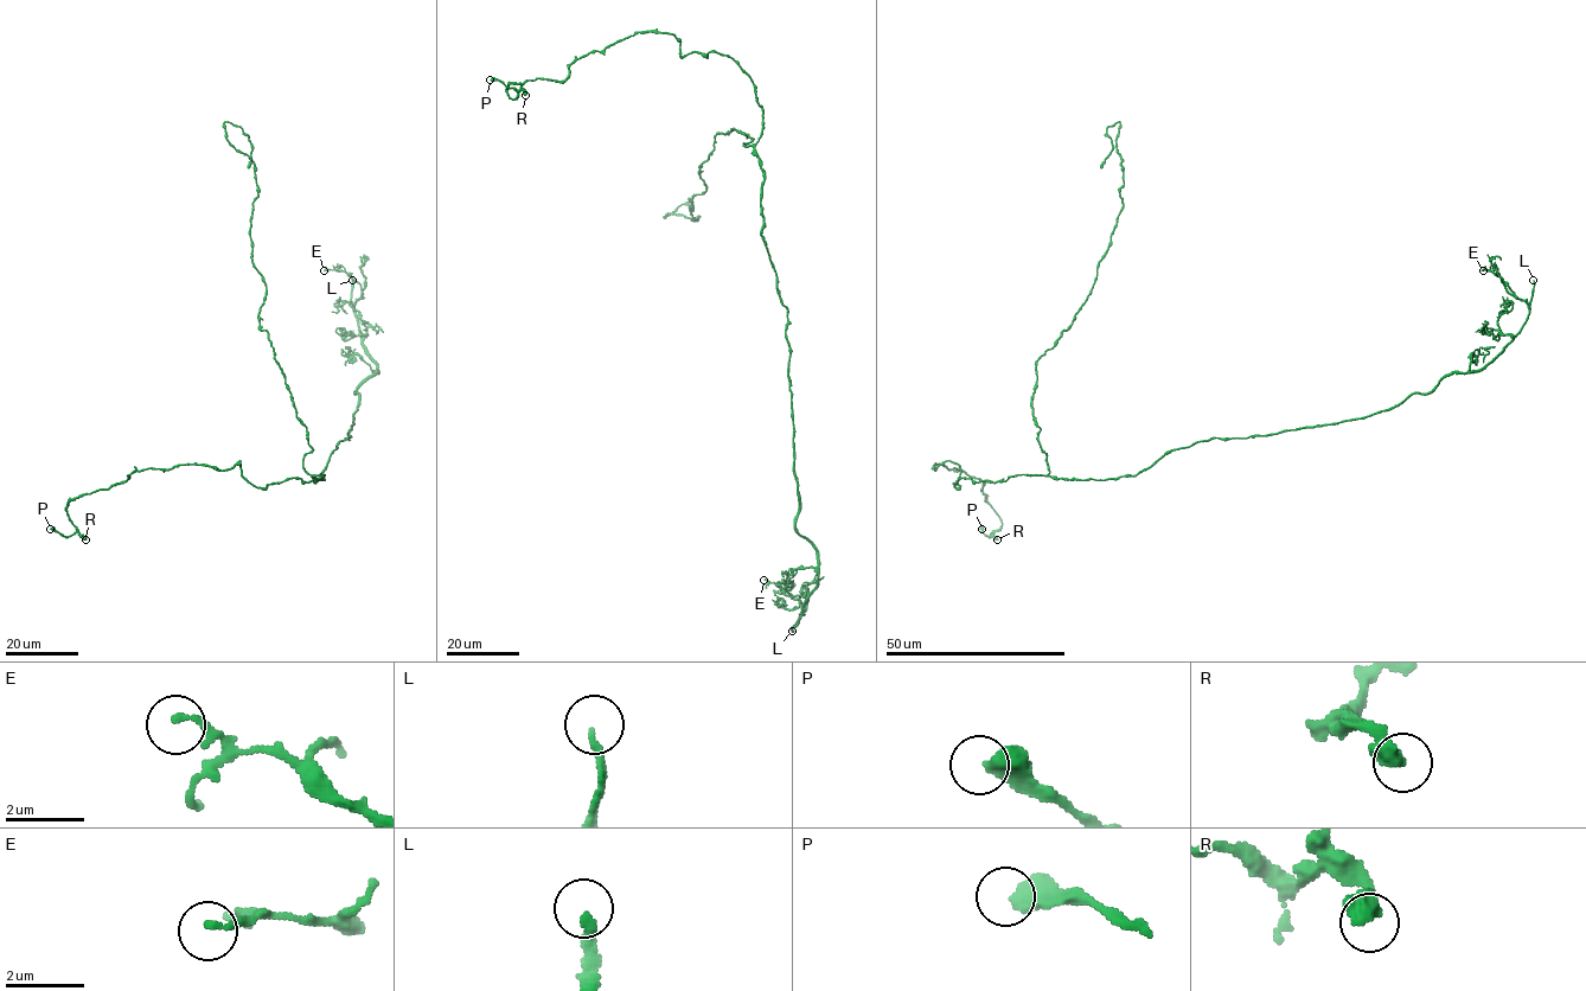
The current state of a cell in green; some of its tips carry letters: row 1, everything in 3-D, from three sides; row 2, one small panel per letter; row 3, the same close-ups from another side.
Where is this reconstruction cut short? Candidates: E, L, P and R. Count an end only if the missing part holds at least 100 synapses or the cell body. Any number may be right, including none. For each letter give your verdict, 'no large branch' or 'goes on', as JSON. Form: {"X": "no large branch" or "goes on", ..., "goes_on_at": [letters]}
{"E": "no large branch", "L": "goes on", "P": "no large branch", "R": "no large branch", "goes_on_at": ["L"]}

